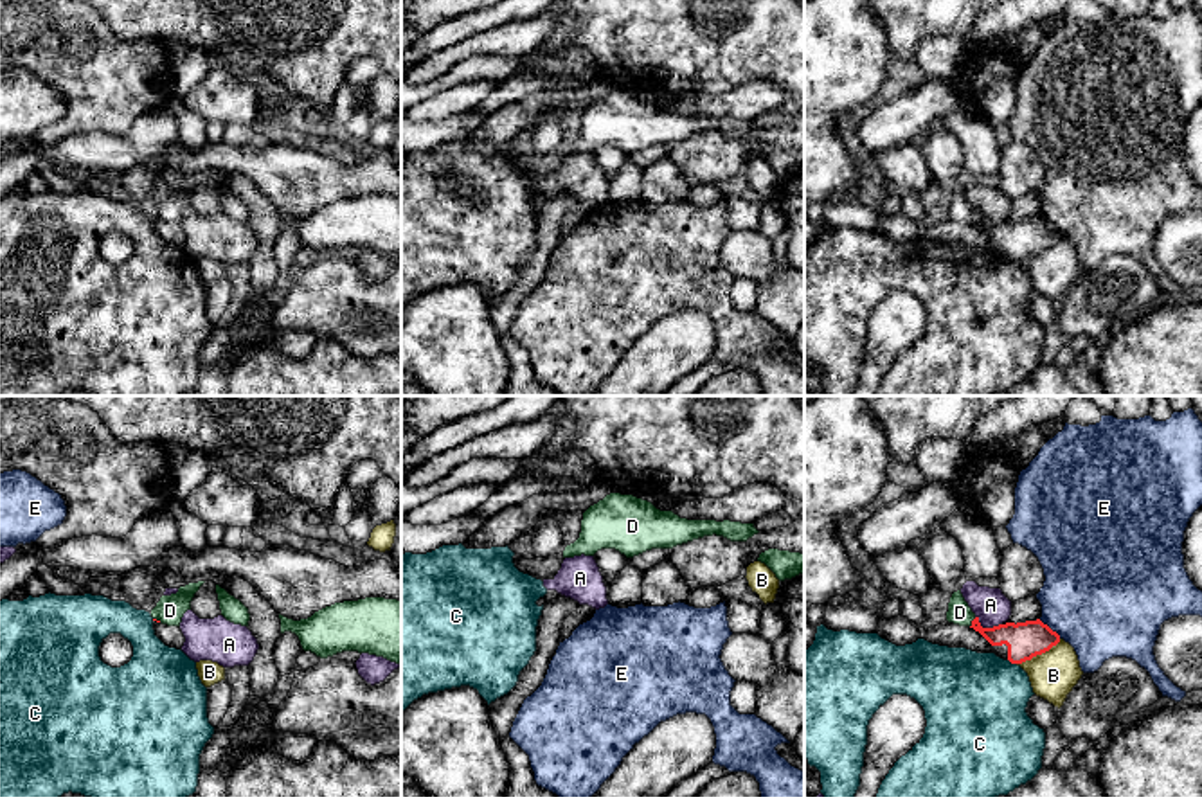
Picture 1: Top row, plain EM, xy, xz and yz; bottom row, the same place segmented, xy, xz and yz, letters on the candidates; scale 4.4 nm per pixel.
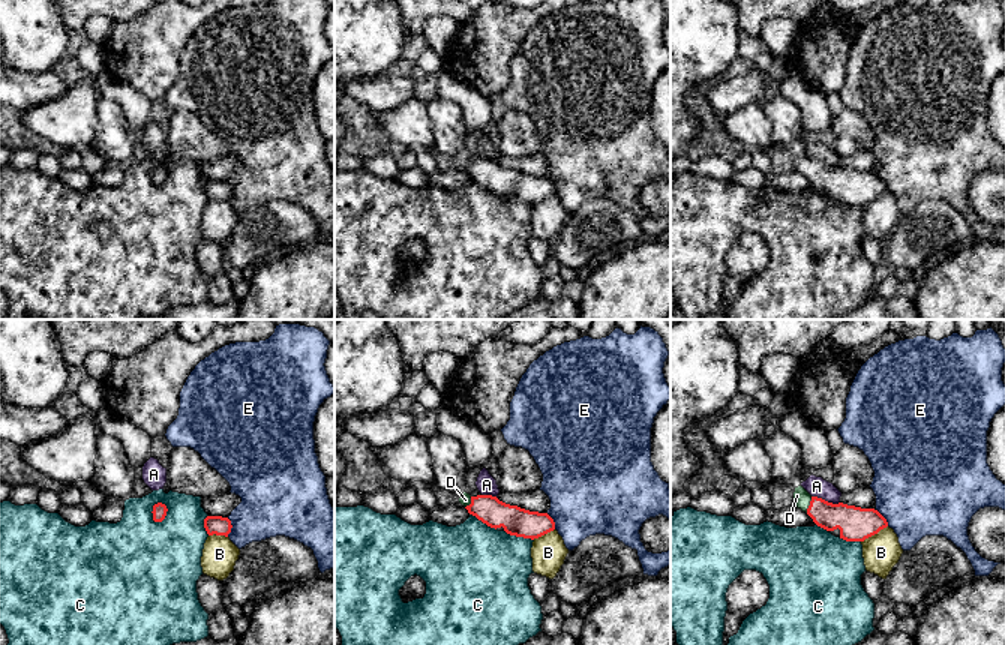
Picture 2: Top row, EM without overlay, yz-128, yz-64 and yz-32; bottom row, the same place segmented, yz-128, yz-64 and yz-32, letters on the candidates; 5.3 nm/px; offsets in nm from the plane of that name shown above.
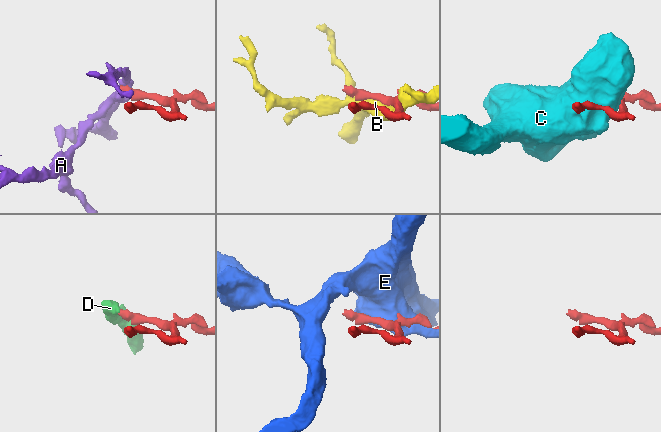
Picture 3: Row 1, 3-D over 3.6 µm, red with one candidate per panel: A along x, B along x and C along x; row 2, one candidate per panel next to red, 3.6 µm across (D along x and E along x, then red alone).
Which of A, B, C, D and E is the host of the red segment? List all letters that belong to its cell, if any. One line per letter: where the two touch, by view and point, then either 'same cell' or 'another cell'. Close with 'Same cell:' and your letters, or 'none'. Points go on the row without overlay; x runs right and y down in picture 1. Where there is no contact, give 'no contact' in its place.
A: contact yz (986, 225); another cell
B: contact yz (1039, 250); another cell
C: contact yz (1012, 259); another cell
D: contact yz (972, 220); same cell
E: contact yz (1048, 223); another cell
Same cell: D

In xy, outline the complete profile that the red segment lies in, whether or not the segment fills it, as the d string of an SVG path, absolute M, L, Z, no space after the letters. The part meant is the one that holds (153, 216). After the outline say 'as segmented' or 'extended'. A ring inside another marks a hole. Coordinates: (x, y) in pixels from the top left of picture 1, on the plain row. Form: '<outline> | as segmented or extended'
M205 178L189 180L180 184L176 191L162 193L151 207L153 218L160 218L167 223L180 223L184 210L191 207L191 198L203 180Z | extended

